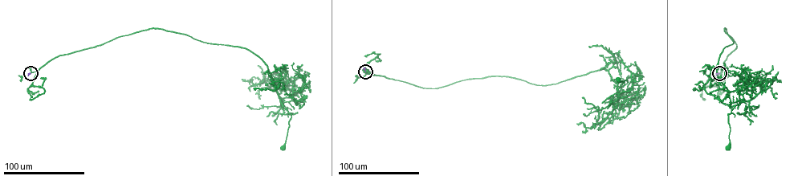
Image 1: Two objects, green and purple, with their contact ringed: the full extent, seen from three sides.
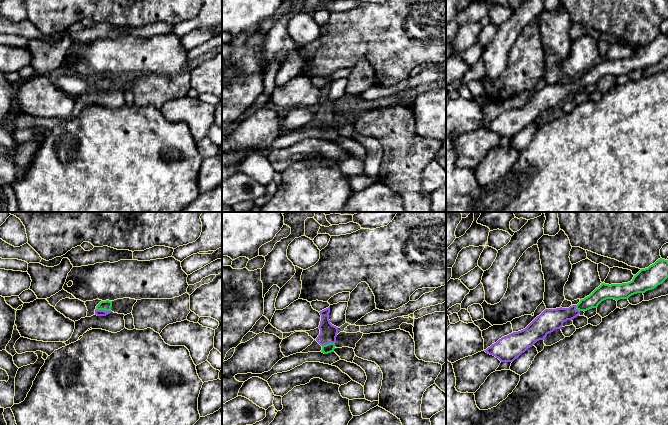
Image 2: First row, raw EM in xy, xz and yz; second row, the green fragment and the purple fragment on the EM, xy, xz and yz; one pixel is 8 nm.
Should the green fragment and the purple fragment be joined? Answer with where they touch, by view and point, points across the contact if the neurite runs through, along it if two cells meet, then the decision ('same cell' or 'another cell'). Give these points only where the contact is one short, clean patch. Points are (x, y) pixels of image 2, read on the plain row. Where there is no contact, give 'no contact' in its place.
xy (103, 85) | across xy (106, 81), (103, 85), (97, 88) | same cell

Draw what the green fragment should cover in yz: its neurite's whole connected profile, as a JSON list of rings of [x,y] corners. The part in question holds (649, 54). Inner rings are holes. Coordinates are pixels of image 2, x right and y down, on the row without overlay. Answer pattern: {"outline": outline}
{"outline": [[[658,35],[648,44],[641,45],[628,59],[605,60],[596,64],[589,72],[581,75],[577,81],[569,84],[545,85],[525,105],[502,113],[486,126],[501,138],[513,138],[528,124],[556,105],[563,99],[579,92],[581,87],[597,84],[606,75],[628,75],[637,69],[645,69],[656,64],[668,54],[668,36]]]}

